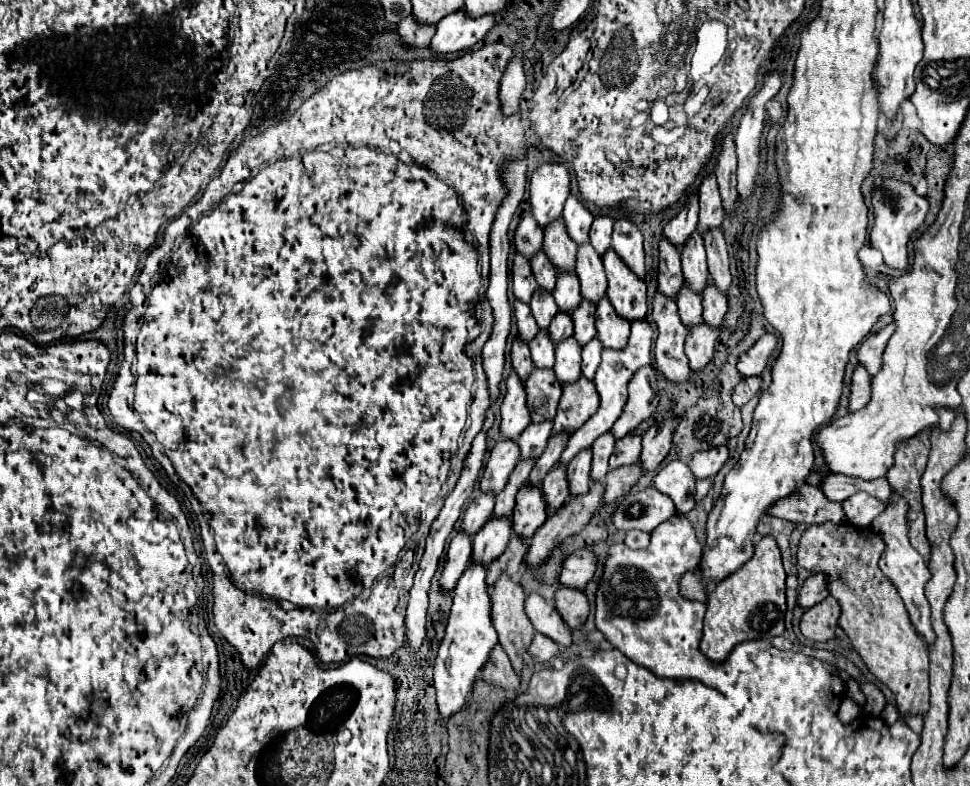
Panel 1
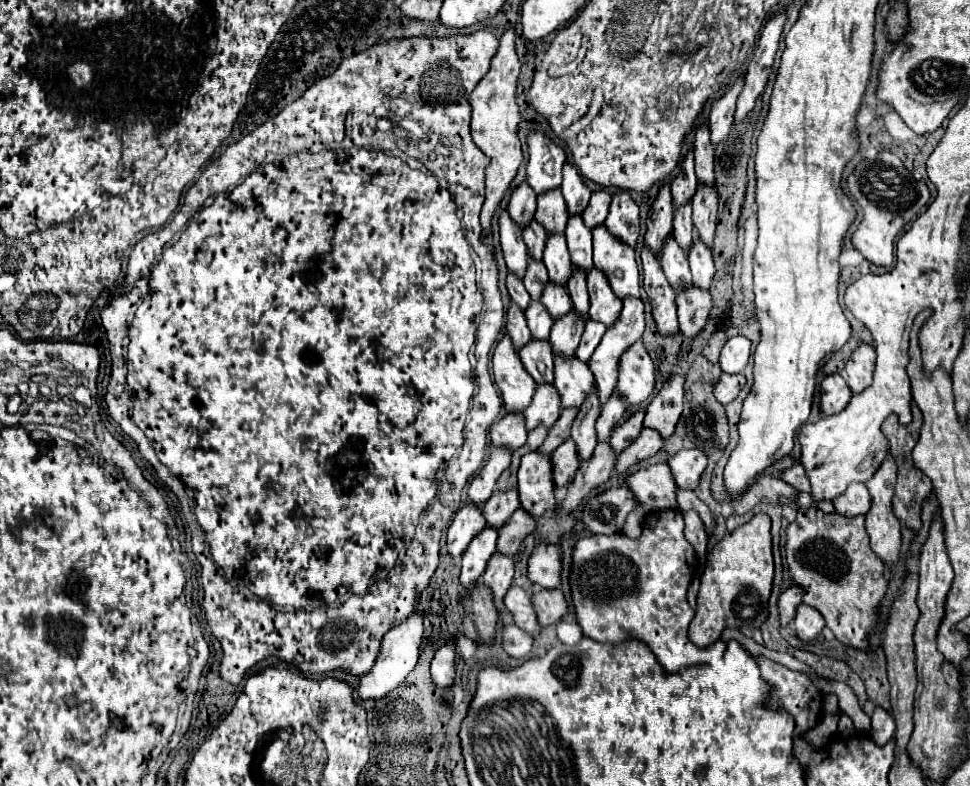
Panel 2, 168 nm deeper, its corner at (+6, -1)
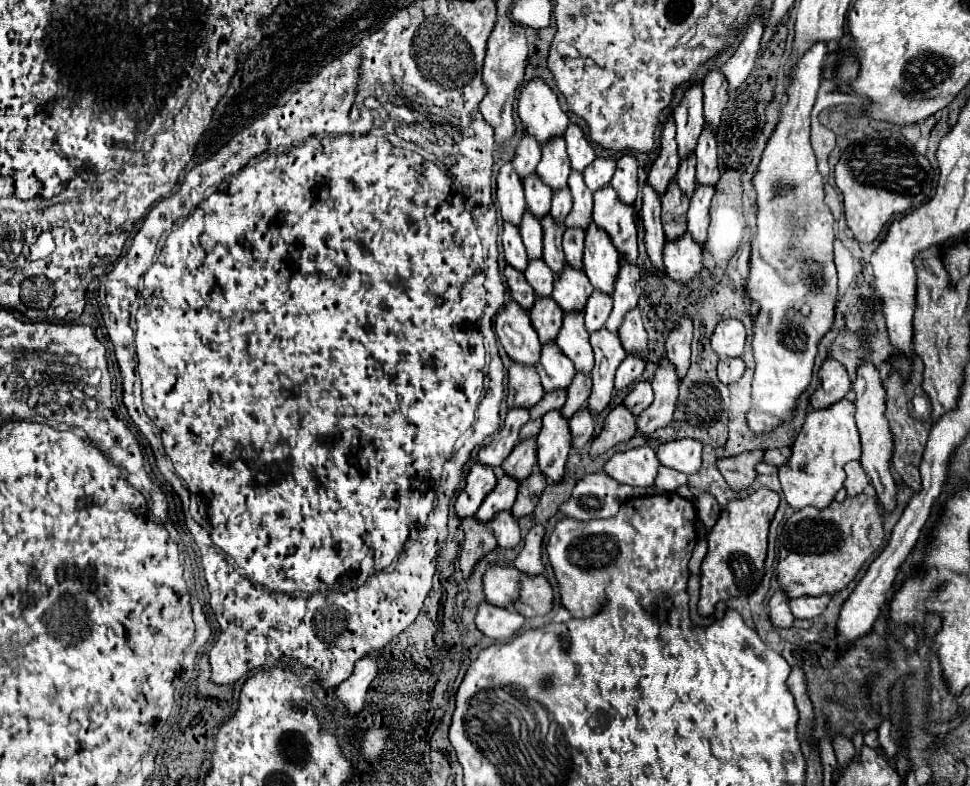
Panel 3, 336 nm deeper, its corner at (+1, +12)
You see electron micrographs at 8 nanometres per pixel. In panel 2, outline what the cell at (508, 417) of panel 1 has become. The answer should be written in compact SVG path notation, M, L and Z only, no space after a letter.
M508 334L496 344L492 364L494 380L502 392L506 412L524 412L532 400L536 382L530 378L530 374L526 374L526 368L522 366L522 360L518 358Z

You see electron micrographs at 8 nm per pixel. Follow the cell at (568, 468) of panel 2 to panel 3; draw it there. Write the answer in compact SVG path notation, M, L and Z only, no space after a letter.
M583 407L579 413L575 413L569 419L569 429L571 429L571 443L573 443L573 447L583 449L591 441L595 423L593 423L593 415L589 413L587 407Z

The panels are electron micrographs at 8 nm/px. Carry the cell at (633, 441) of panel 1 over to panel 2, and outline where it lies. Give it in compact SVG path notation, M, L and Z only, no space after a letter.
M646 410L634 412L632 416L628 416L622 424L618 424L618 426L612 430L610 446L612 446L616 452L622 452L622 450L624 450L626 446L630 446L630 442L634 442L634 438L640 434L644 414L646 414Z

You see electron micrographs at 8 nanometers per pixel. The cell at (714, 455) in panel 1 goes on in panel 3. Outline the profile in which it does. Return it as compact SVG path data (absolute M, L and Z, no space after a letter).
M677 439L657 447L659 461L665 467L681 471L685 475L695 475L701 469L703 443L695 439Z

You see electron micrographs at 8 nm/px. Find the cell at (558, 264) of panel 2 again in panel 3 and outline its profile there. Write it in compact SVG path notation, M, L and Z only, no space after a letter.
M563 189L563 193L553 193L553 203L551 203L553 221L563 223L569 213L571 213L571 193L569 193L569 189Z

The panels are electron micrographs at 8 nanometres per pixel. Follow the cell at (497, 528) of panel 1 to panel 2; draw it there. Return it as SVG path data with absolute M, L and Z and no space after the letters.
M498 490L488 498L484 506L486 524L494 528L502 528L504 522L510 518L510 514L520 506L518 502L518 490L506 490L506 494L498 494Z

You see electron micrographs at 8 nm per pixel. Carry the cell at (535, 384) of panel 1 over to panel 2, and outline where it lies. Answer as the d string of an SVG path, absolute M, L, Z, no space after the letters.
M530 340L520 350L520 358L524 368L532 374L532 378L540 382L554 382L554 354L550 354L550 342L534 342Z

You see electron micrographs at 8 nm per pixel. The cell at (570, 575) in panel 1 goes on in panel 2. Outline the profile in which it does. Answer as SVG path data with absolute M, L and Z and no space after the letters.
M538 544L528 558L528 578L542 588L560 586L560 548Z

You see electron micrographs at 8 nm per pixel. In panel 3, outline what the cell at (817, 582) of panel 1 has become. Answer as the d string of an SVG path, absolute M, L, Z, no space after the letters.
M779 589L771 601L769 601L769 613L771 613L771 621L775 627L791 627L795 617L789 609L789 597L785 589Z

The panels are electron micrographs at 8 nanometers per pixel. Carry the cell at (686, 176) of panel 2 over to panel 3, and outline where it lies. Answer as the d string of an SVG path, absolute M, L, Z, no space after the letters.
M693 85L685 91L685 97L681 105L673 113L675 125L677 125L677 145L679 145L679 157L689 157L695 147L697 139L703 131L703 91L701 85Z

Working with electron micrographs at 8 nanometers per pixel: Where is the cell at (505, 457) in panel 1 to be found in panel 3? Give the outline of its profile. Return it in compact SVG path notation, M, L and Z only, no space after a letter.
M511 363L509 367L509 387L507 387L507 407L531 409L543 397L543 387L539 385L539 375L535 367Z

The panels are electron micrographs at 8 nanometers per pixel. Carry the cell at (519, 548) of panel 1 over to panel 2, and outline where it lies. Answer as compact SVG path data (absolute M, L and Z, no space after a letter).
M522 506L518 510L514 510L514 514L510 516L510 522L506 522L506 526L502 526L502 530L498 532L498 552L514 556L516 550L520 548L520 542L536 528L536 518L530 518L530 514L526 514L526 510L522 510Z

